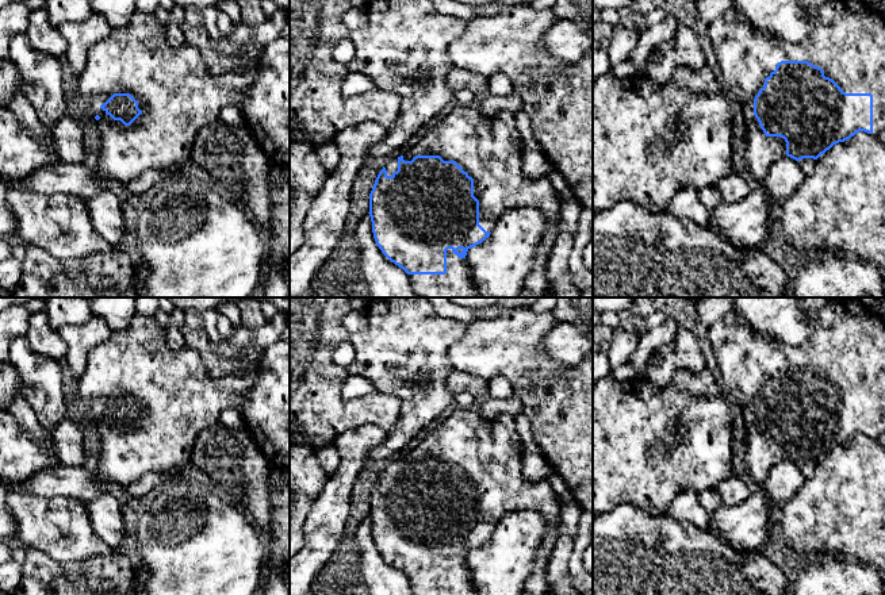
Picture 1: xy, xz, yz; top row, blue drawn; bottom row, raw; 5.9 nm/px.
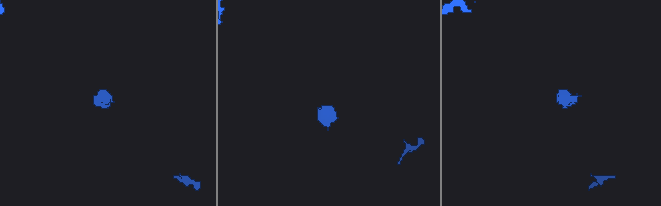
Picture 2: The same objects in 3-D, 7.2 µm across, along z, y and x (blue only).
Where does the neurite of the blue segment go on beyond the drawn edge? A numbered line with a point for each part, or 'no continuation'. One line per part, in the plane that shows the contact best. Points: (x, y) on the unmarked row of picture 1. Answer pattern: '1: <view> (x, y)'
1: yz (847, 344)

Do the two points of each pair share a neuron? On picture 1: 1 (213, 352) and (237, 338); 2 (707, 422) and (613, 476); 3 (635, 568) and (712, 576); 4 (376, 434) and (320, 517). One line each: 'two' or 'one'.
1: two
2: one
3: one
4: one

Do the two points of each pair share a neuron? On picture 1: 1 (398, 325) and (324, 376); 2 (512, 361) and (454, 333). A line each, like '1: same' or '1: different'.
1: different
2: different

